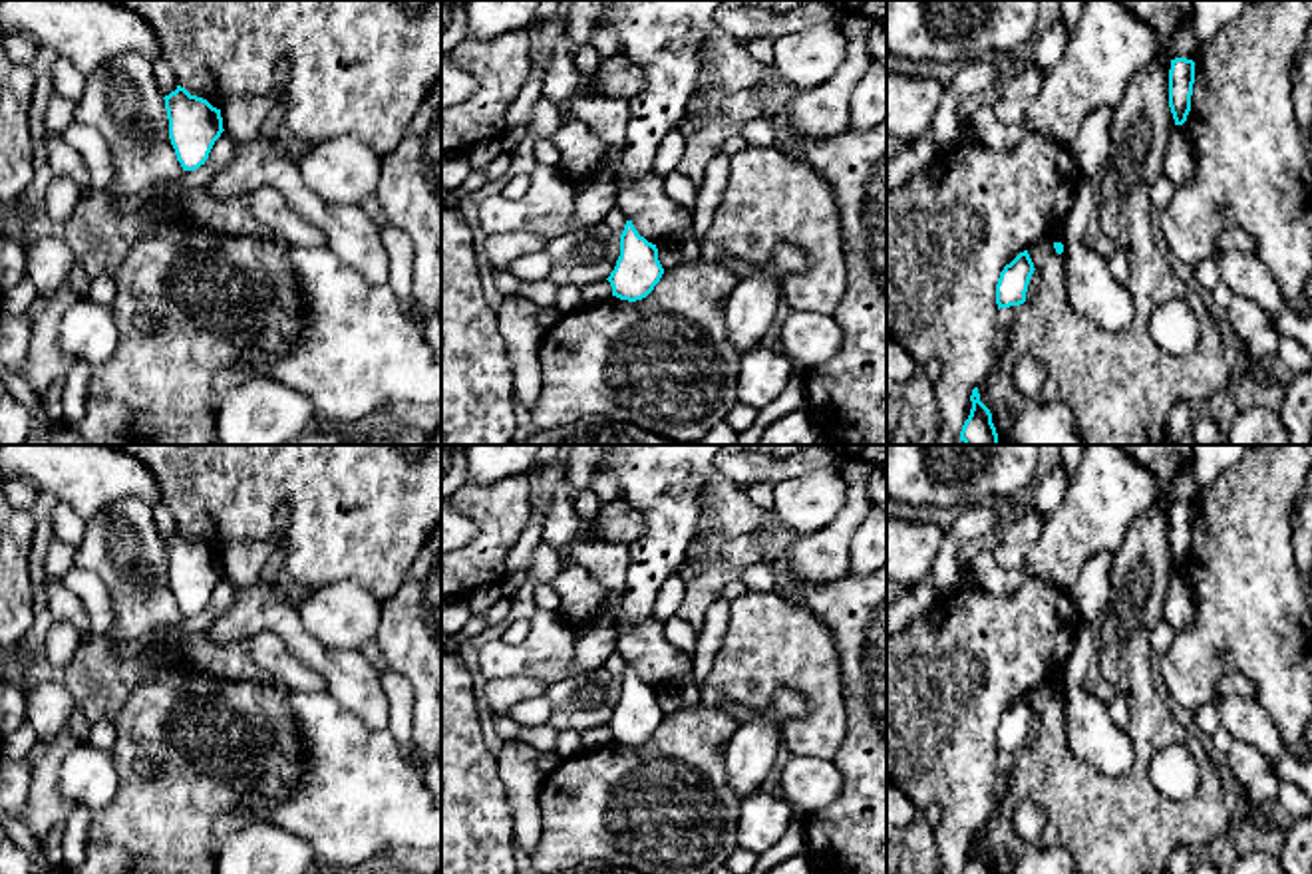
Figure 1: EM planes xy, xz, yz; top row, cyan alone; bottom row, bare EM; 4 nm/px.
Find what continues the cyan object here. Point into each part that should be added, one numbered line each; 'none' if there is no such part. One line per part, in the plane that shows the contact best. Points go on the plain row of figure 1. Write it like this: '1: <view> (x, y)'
none

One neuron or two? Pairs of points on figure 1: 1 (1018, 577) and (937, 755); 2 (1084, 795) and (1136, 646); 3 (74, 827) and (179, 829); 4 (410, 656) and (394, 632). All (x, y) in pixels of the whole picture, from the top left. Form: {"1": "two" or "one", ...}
{"1": "two", "2": "one", "3": "two", "4": "one"}

